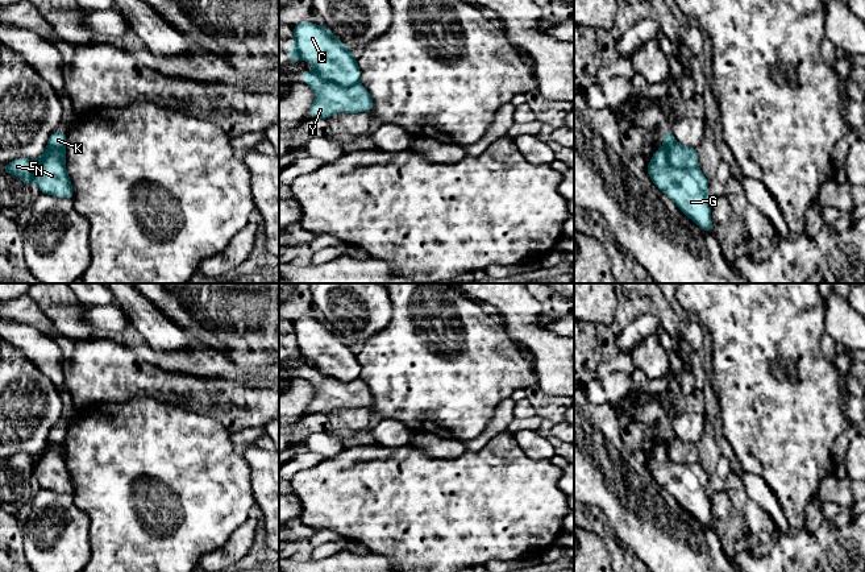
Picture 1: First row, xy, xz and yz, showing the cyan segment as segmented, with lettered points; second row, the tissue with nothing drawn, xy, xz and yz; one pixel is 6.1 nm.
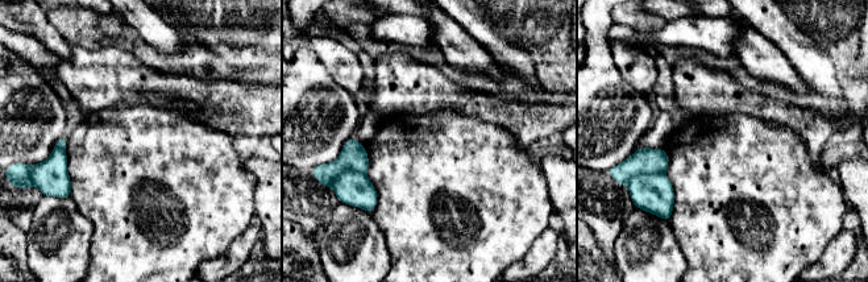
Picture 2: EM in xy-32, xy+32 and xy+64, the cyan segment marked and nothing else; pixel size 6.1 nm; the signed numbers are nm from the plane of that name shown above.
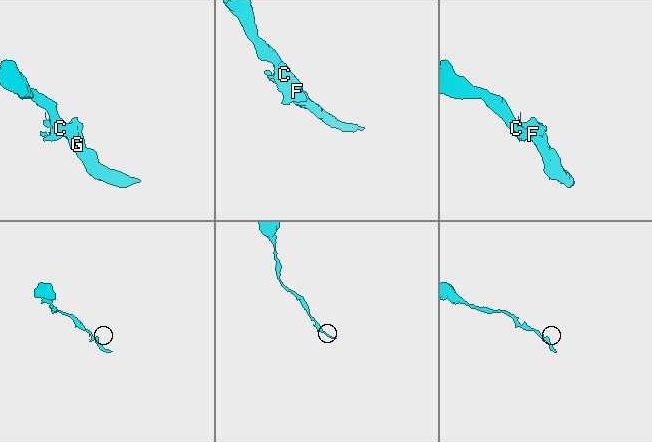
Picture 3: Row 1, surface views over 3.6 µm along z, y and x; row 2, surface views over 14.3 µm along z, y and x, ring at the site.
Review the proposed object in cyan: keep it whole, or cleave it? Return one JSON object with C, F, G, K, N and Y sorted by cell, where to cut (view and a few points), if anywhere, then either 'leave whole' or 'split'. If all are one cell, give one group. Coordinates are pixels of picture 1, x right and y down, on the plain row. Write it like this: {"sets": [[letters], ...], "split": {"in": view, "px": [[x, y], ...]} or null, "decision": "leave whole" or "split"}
{"sets": [["C", "F", "G"], ["K", "N", "Y"]], "split": {"in": "xy", "px": [[58, 447], [49, 448], [37, 460], [32, 475]]}, "decision": "split"}

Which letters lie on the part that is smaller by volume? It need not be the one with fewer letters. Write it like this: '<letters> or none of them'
K, N, Y

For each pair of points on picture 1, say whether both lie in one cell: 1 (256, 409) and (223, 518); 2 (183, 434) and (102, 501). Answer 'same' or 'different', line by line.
1: different
2: same

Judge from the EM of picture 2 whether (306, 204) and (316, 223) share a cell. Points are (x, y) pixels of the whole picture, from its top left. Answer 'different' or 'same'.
same

